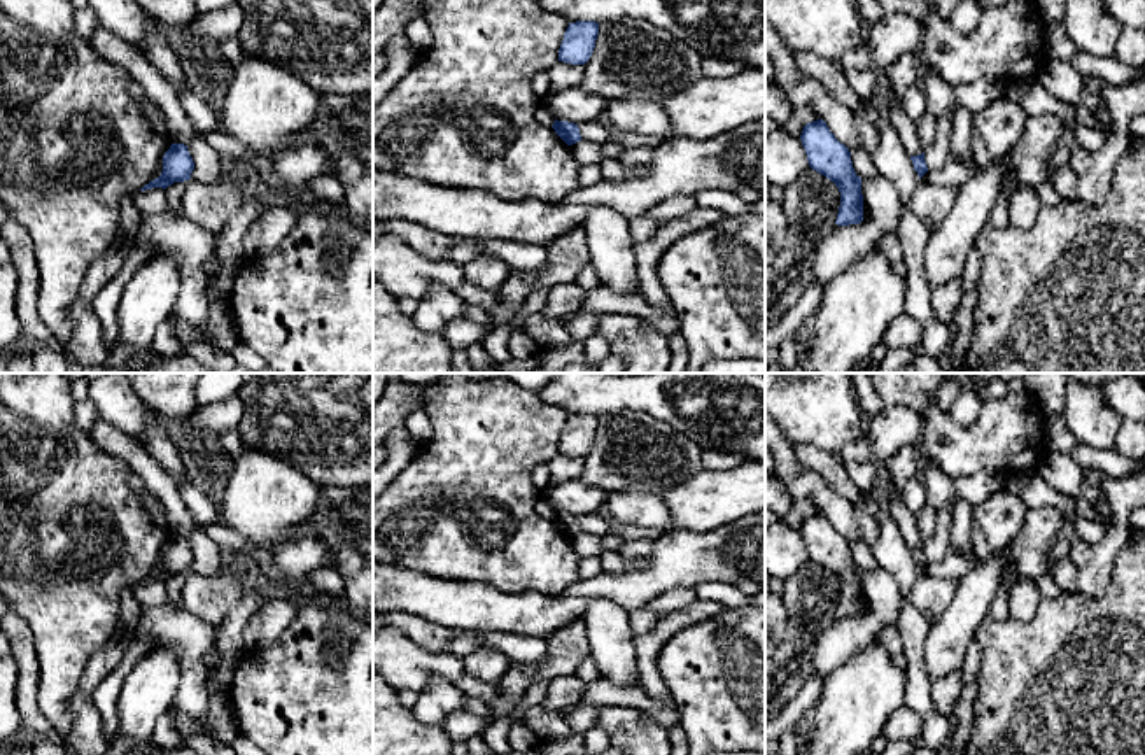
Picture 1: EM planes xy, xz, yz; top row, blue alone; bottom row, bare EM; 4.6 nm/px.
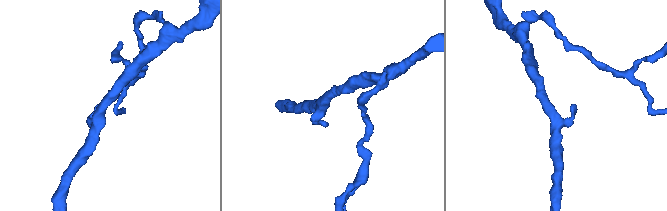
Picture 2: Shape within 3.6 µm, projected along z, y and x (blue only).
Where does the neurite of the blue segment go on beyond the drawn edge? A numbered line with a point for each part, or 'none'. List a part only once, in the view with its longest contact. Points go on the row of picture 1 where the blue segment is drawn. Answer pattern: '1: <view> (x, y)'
none

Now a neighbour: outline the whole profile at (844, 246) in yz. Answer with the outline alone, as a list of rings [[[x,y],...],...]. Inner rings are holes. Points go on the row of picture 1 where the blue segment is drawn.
[[[877,173],[861,179],[861,194],[863,221],[849,226],[835,224],[816,243],[811,282],[828,284],[872,252],[882,235],[896,231],[902,205],[895,184]]]

